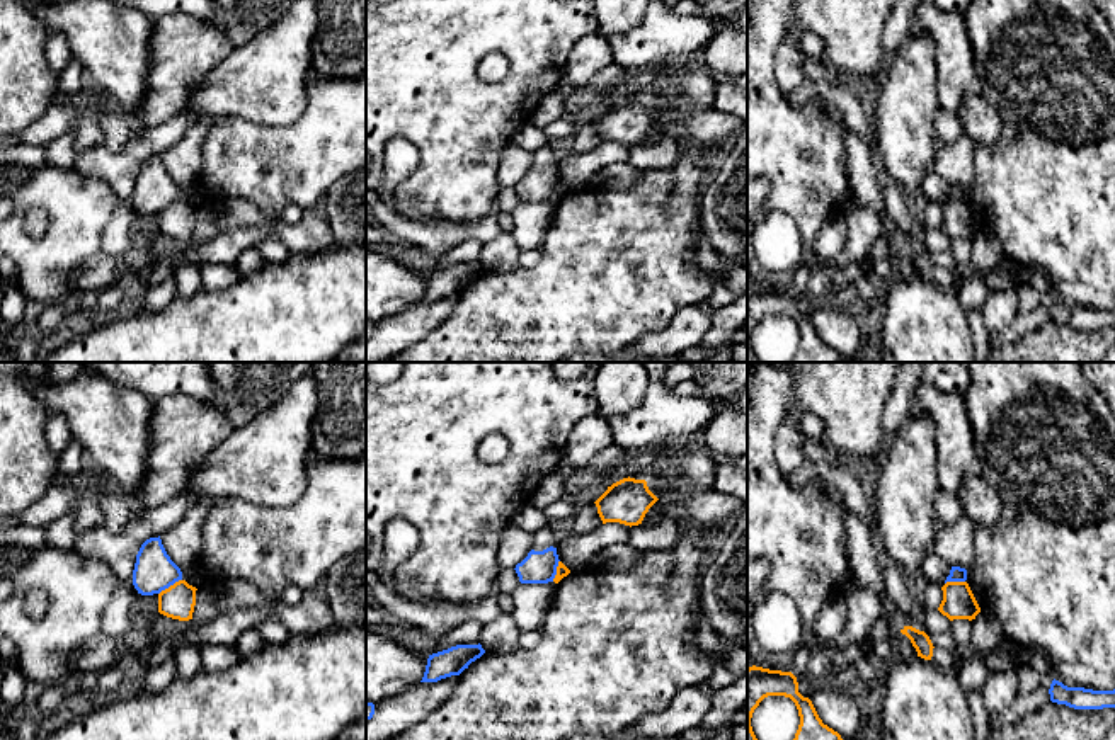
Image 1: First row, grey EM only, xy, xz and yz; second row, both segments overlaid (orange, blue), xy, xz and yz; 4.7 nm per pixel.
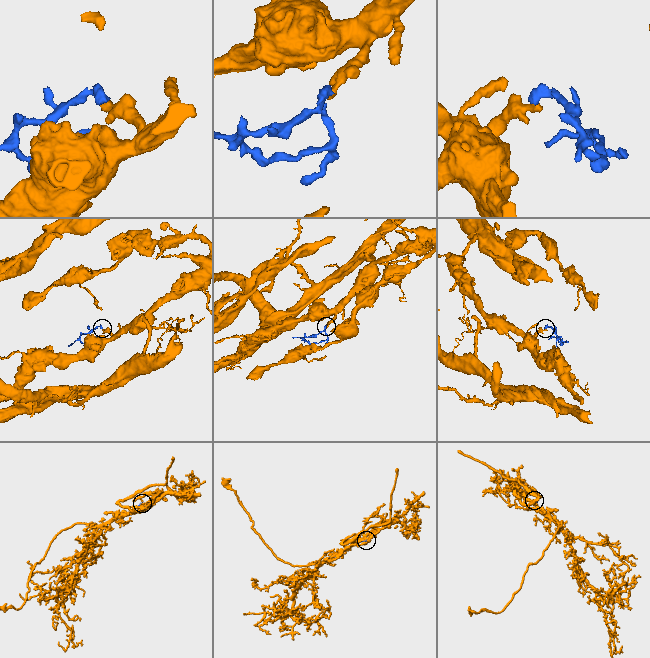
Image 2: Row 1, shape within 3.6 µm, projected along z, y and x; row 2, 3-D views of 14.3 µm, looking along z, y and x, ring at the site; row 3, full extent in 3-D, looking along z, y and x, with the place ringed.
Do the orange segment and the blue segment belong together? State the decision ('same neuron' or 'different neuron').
different neuron

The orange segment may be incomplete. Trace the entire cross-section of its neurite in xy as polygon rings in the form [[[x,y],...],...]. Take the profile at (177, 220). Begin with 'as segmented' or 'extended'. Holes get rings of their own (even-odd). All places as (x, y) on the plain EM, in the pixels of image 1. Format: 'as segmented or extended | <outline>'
as segmented | [[[186,199],[175,201],[158,213],[158,231],[179,240],[192,238],[196,209]]]

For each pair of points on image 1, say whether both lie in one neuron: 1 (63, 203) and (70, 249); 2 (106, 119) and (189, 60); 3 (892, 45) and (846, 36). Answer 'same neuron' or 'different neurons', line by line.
1: same neuron
2: same neuron
3: different neurons

